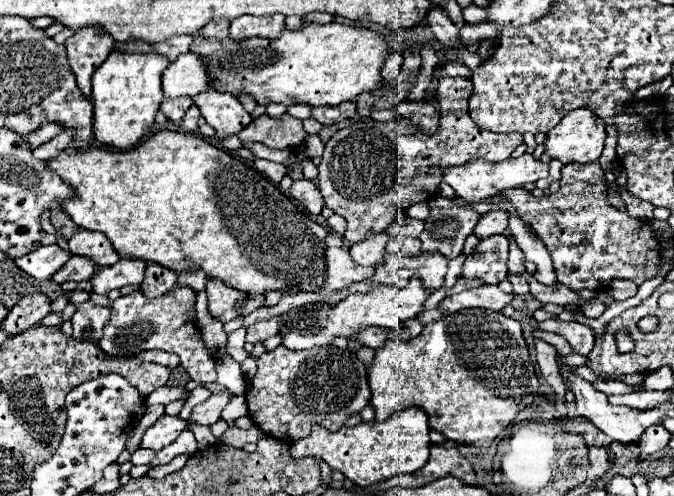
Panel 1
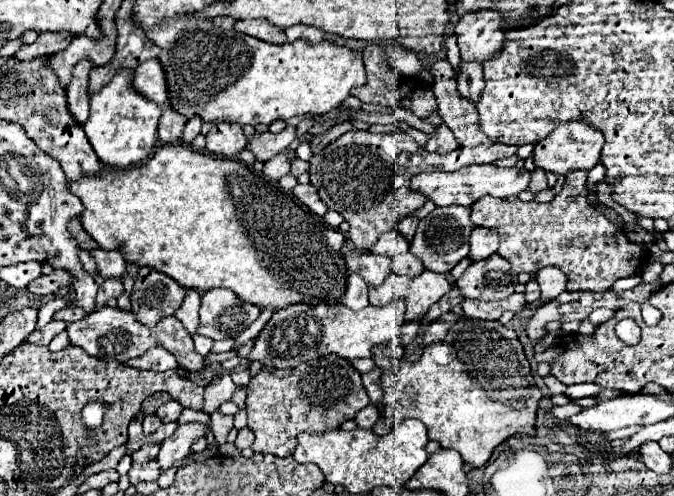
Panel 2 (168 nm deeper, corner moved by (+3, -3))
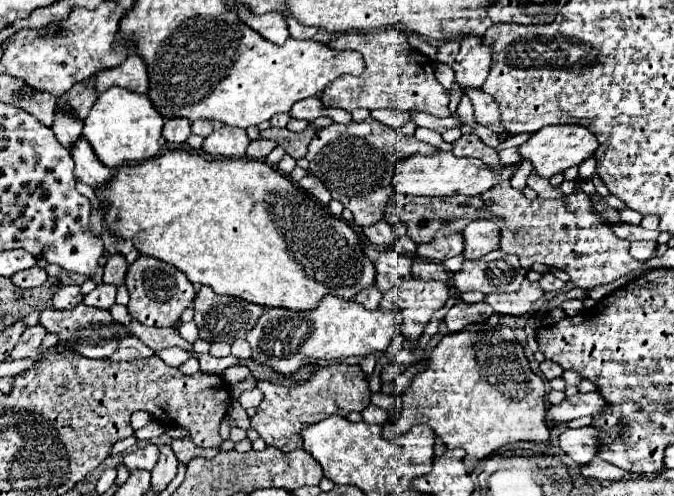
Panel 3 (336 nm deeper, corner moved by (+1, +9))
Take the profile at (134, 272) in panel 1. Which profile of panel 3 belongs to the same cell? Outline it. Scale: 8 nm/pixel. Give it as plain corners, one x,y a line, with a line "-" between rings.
98,284
84,298
84,304
94,306
94,308
102,308
102,310
110,310
114,306
114,298
116,298
116,288
112,284

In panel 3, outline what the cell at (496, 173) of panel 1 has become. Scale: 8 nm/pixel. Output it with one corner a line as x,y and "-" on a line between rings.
434,152
430,156
408,156
406,160
398,162
396,176
394,176
394,188
402,194
414,194
414,196
434,196
434,198
446,198
456,194
466,196
480,196
482,192
490,190
500,180
510,180
514,176
516,166
504,166
500,172
492,172
486,168
484,162
476,158
458,158
452,152

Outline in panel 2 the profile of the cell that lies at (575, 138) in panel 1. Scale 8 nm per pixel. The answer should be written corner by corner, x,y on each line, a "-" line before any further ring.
570,120
568,124
560,124
552,132
552,136
546,136
540,144
536,144
532,158
538,168
564,176
570,170
592,170
600,160
602,146
604,146
604,138
600,132
596,132
596,128
584,124
582,120

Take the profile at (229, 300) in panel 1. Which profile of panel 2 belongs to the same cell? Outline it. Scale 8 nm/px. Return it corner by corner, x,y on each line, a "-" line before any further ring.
212,288
202,294
198,334
212,340
238,336
260,316
260,308
242,302
228,288

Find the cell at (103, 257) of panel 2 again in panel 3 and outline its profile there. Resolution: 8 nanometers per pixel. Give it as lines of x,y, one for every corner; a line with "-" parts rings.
114,254
108,258
106,266
104,266
104,274
102,274
102,282
104,284
114,284
114,286
122,286
124,284
124,276
128,270
128,262
122,254

